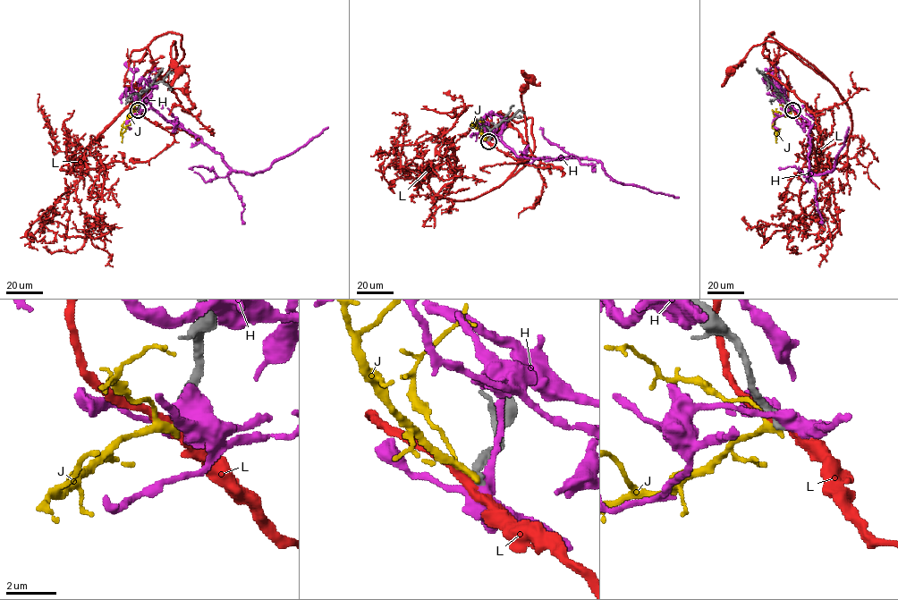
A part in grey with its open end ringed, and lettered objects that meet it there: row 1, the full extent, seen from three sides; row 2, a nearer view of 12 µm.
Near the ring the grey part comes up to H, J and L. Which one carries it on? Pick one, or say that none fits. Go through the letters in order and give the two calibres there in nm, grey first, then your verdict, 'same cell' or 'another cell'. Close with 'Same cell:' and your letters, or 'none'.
H: 400/400 nm | another cell
J: 360/300 nm | another cell
L: 380/360 nm | another cell
Same cell: none

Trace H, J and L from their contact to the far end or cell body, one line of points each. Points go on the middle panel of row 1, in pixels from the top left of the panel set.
H: (488, 140), (491, 134), (517, 156), (525, 158), (572, 156), (598, 160), (605, 173), (617, 181), (678, 198)
J: (488, 140), (482, 134), (476, 122), (472, 122), (472, 125)
L: (488, 140), (481, 136), (499, 130), (498, 113), (531, 118), (528, 162), (512, 175), (527, 145), (529, 79)

